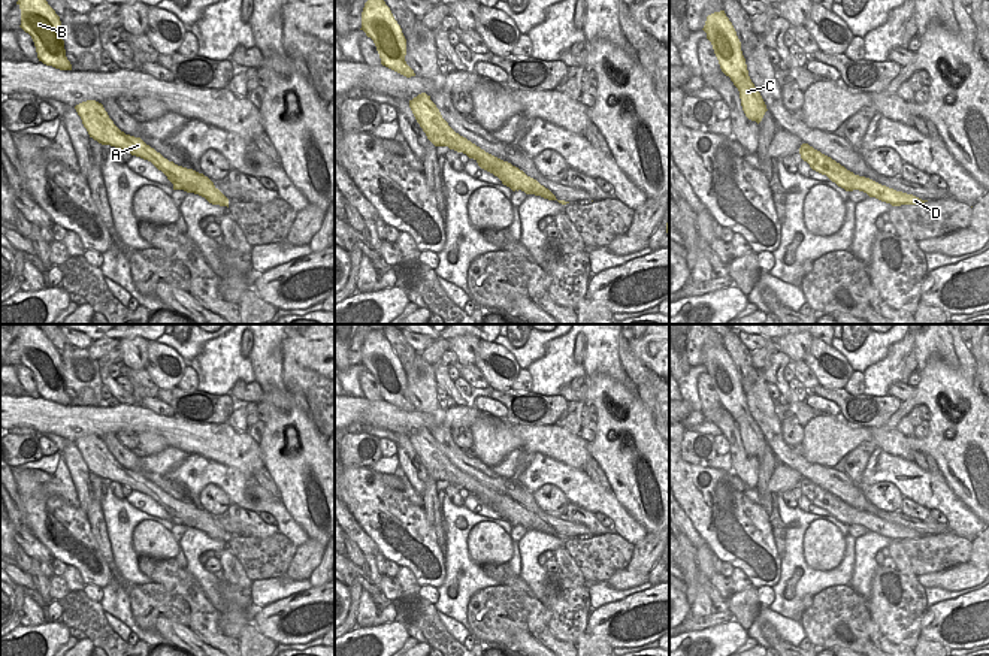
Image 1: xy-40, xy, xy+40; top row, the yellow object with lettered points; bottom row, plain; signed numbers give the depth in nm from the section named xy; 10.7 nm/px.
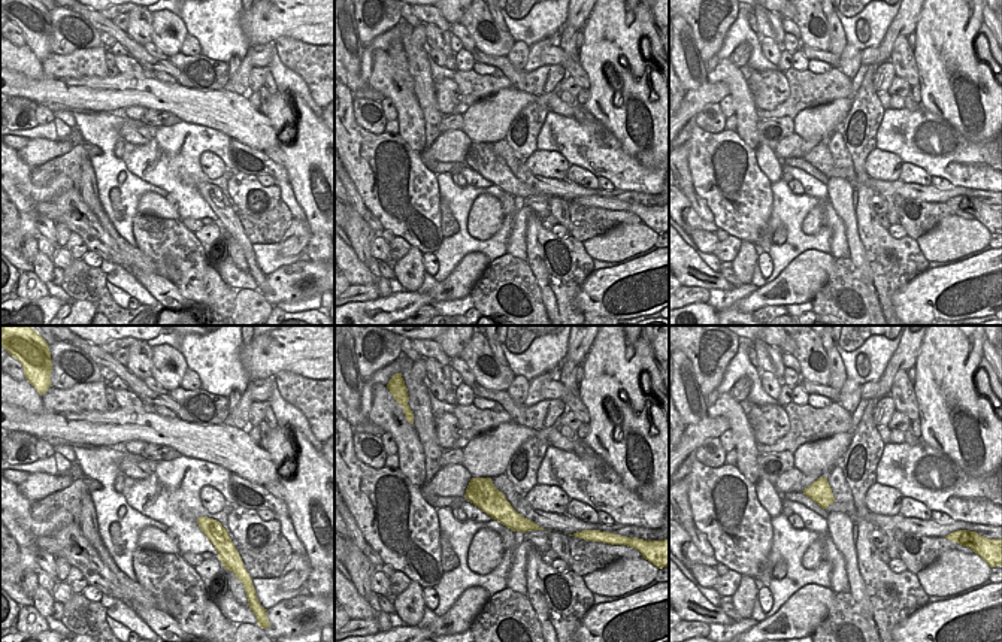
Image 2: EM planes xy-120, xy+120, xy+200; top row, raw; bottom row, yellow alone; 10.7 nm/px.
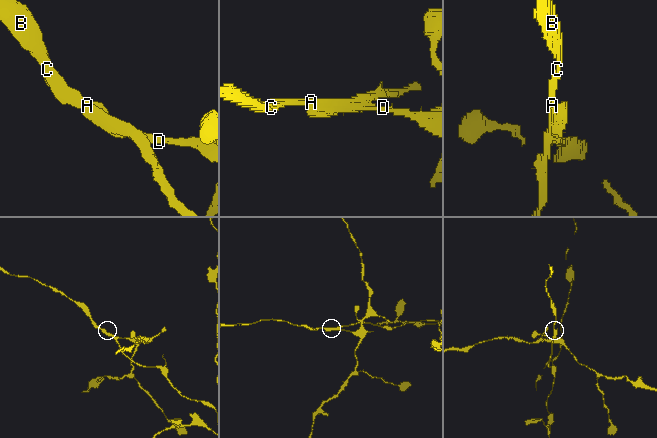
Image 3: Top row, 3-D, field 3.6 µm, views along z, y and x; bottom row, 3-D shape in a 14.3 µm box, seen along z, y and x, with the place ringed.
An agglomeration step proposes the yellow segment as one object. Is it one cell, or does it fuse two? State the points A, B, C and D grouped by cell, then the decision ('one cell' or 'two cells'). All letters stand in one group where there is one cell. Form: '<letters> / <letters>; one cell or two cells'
A B C / D; two cells

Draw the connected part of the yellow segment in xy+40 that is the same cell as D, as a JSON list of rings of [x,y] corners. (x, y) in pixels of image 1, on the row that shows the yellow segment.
[[[816,163],[811,169],[822,175],[826,175],[832,182],[835,182],[838,187],[844,188],[846,191],[859,190],[866,193],[869,197],[875,197],[881,202],[890,203],[892,206],[917,205],[928,202],[913,194],[907,194],[889,188],[886,185],[881,185],[869,178],[855,175],[853,172],[847,170],[844,166],[840,167],[832,166],[826,169],[822,163]]]

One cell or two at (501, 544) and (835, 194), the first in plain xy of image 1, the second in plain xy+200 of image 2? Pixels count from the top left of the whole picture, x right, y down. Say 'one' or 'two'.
two

